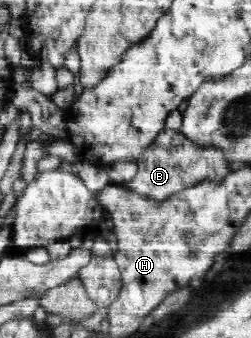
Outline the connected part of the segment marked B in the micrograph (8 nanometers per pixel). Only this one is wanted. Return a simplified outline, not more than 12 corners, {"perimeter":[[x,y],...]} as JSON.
{"perimeter":[[163,128],[120,184],[155,205],[223,182],[235,159]]}

